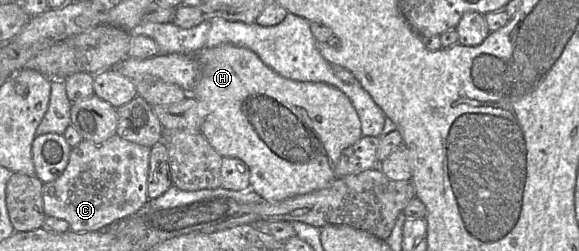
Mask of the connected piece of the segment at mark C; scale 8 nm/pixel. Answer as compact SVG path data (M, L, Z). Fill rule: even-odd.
M117 134L99 144L81 140L71 148L68 164L60 177L43 183L45 215L66 221L71 231L89 232L101 230L114 221L135 214L149 200L150 149Z

